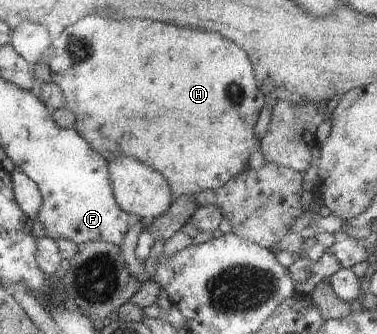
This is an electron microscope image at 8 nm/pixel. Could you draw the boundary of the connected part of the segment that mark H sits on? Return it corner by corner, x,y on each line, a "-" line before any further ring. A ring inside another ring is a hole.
87,16
81,22
71,26
71,42
69,42
69,28
59,35
53,42
55,56
47,58
50,66
52,80
67,97
67,106
76,116
74,129
98,152
107,162
121,157
132,157
141,161
167,176
175,199
183,195
198,195
203,191
217,190
225,186
237,174
242,173
248,167
249,158
253,152
260,150
262,139
255,136
255,124
259,120
259,114
267,101
257,86
257,78
253,72
253,64
243,48
239,48
235,42
227,40
221,34
213,32
197,32
191,28
179,28
165,22
155,20
107,20
101,16

